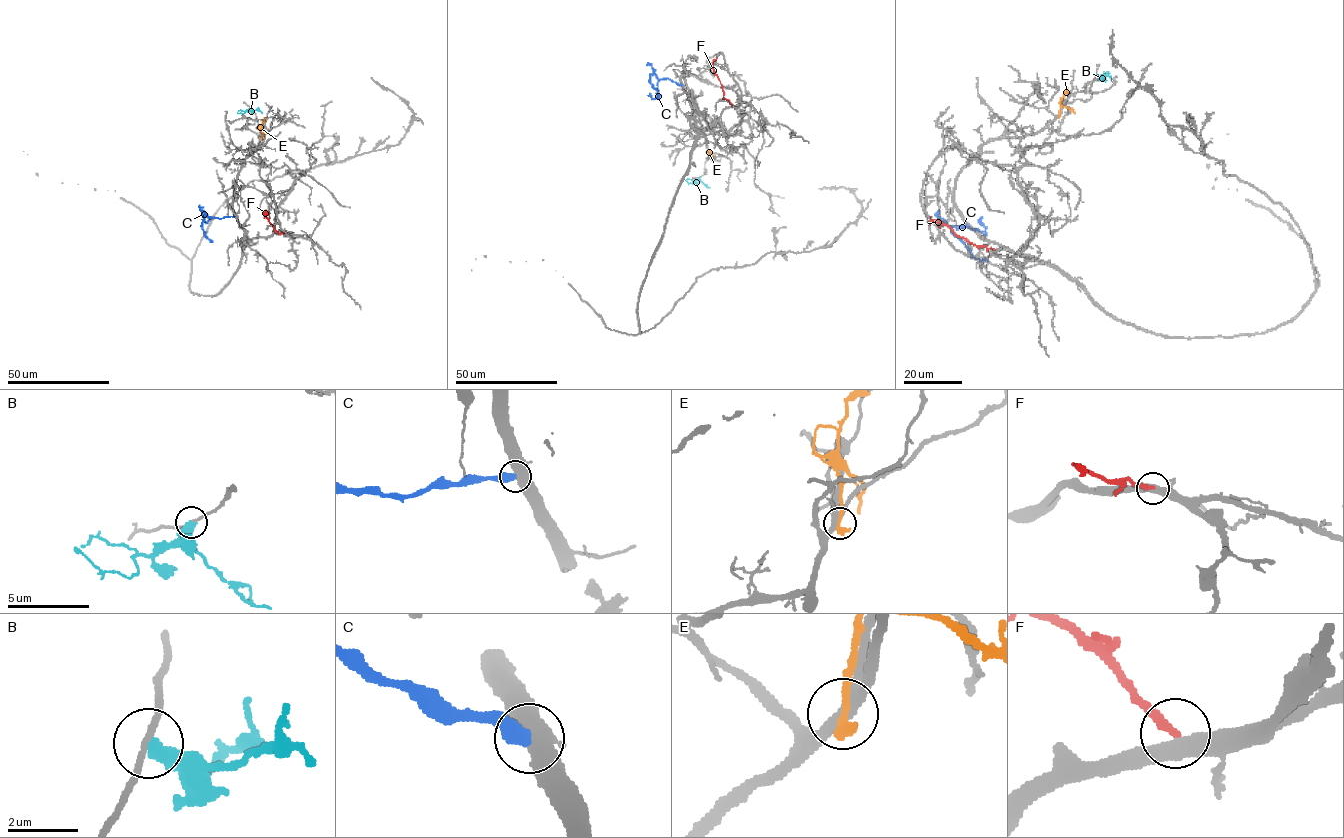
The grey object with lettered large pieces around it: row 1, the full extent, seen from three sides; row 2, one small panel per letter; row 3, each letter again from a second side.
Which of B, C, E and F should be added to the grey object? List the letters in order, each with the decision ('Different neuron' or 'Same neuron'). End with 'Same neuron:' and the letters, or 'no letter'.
B: Different neuron
C: Different neuron
E: Different neuron
F: Different neuron
Same neuron: no letter

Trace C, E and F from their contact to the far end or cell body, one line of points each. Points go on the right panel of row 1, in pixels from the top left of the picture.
C: (966, 225), (958, 228), (950, 225), (951, 231), (975, 258), (988, 262)
E: (1059, 115), (1066, 86)
F: (995, 249), (975, 246), (950, 228), (932, 220), (940, 228)

